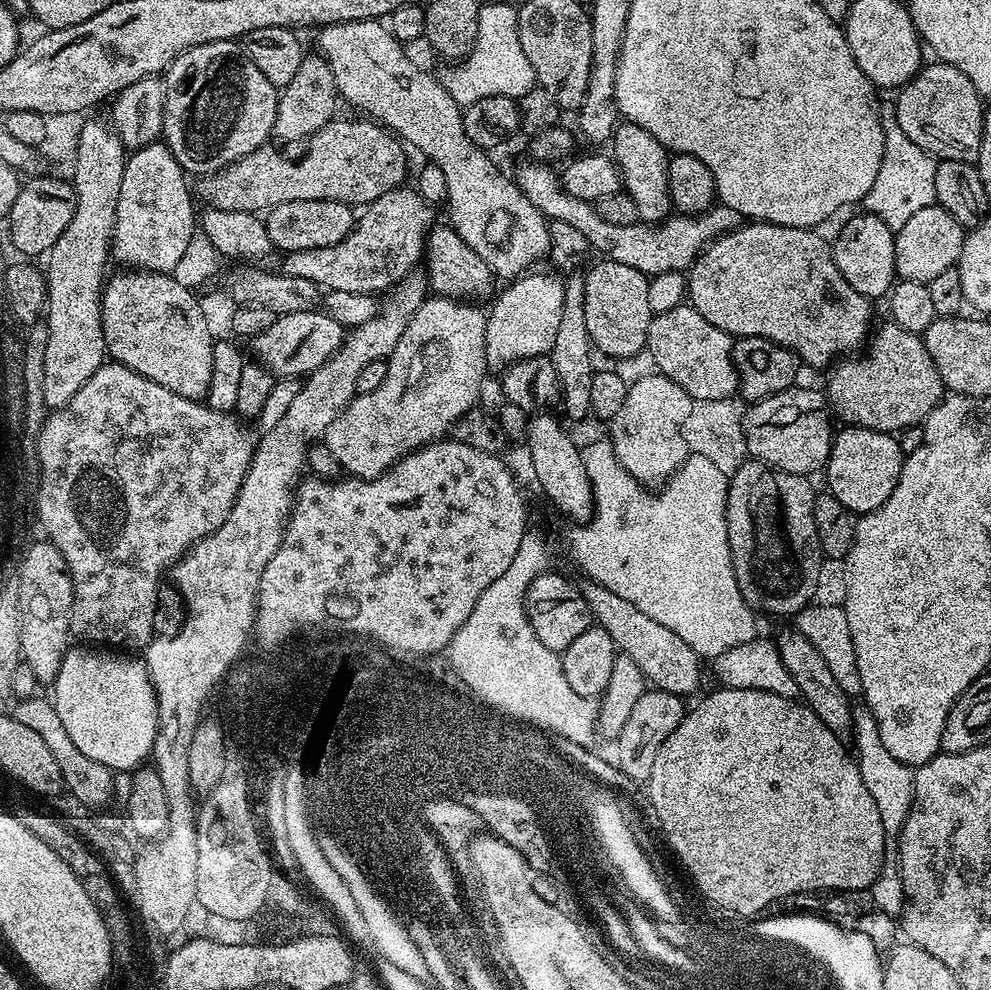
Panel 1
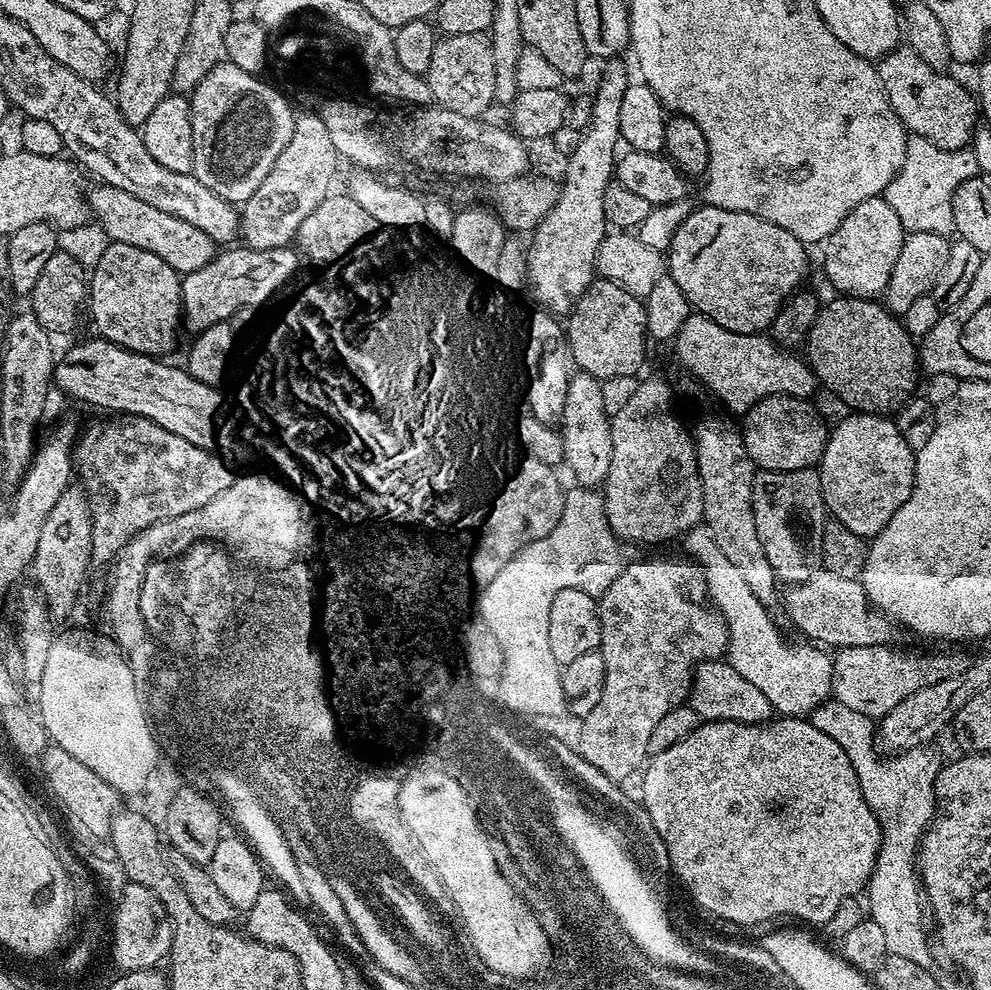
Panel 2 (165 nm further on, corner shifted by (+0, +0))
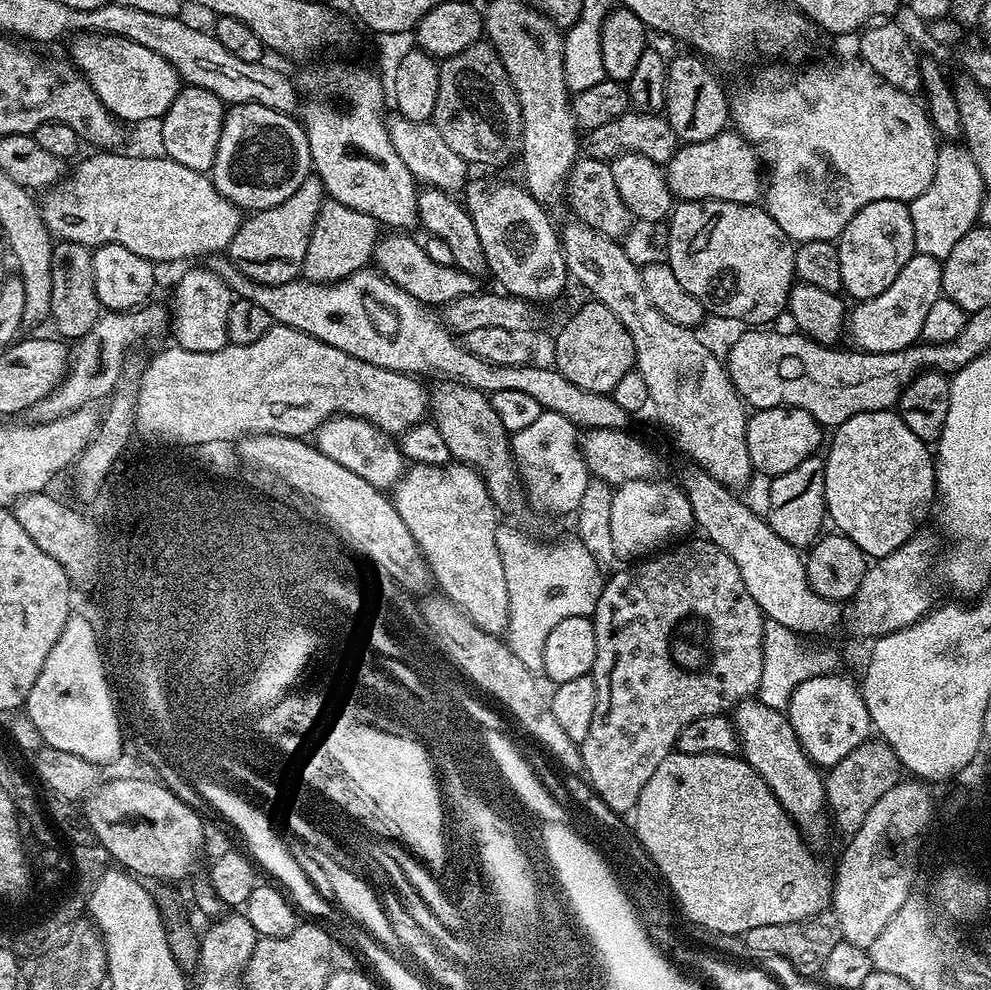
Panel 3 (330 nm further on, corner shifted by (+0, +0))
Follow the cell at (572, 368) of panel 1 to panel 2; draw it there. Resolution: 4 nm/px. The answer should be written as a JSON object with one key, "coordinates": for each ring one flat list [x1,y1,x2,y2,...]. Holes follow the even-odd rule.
{"coordinates":[[575,371,567,386,565,405,560,419,565,465,569,467,579,487,603,485,612,457,610,417,602,401,600,380,582,371]]}

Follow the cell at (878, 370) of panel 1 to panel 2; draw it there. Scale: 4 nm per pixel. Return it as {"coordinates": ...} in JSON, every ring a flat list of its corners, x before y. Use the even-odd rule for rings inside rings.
{"coordinates":[[840,296,823,305,819,314,816,315,814,326,808,331,808,339,806,341,806,349,808,348,808,356,806,355,806,363,815,374,817,381,821,385,824,384,841,400,844,404,849,404,849,409,855,410,857,413,870,412,873,414,892,414,899,410,902,405,910,399,913,399,916,388,916,372,918,373,918,344,909,332,903,326,903,323,893,313,889,312,883,303,876,300,859,300,853,296]]}

